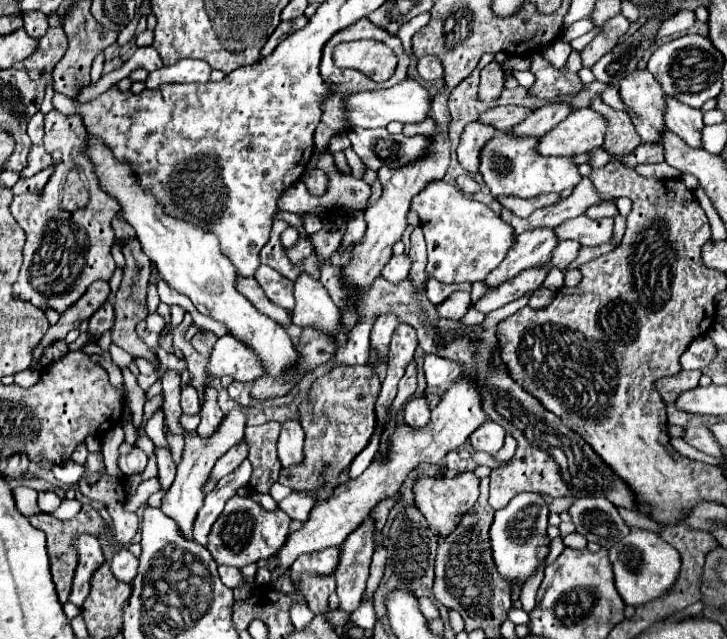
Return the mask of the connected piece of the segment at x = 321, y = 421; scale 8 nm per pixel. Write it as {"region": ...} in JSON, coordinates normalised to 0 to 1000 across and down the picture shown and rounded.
{"region":[[[468,573],[437,592],[429,601],[426,626],[413,635],[413,664],[421,676],[418,723],[410,729],[388,732],[385,757],[404,767],[432,767],[437,782],[446,782],[462,764],[462,745],[470,739],[490,710],[495,710],[517,664],[514,632],[523,613],[523,595],[509,573]]]}

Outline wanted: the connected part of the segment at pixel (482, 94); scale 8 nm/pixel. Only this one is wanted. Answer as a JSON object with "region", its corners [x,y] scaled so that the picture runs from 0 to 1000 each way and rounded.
{"region":[[[677,94],[671,103],[663,106],[660,113],[660,138],[657,138],[657,153],[663,156],[680,156],[688,150],[693,138],[693,122],[691,122],[691,106],[682,94]]]}

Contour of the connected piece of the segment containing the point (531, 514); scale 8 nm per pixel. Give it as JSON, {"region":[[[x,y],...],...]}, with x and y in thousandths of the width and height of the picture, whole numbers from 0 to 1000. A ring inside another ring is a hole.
{"region":[[[718,770],[710,773],[696,795],[682,798],[677,826],[674,826],[674,851],[677,870],[685,886],[685,895],[707,914],[710,908],[724,908],[740,886],[740,879],[754,867],[754,789],[743,773]]]}

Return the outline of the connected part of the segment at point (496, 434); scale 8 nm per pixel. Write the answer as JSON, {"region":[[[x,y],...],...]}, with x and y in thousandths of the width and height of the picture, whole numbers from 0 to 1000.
{"region":[[[669,660],[666,667],[660,667],[660,673],[652,673],[646,679],[646,692],[652,698],[652,704],[666,704],[671,710],[680,710],[682,704],[691,701],[693,695],[693,673],[682,664],[682,660]]]}

